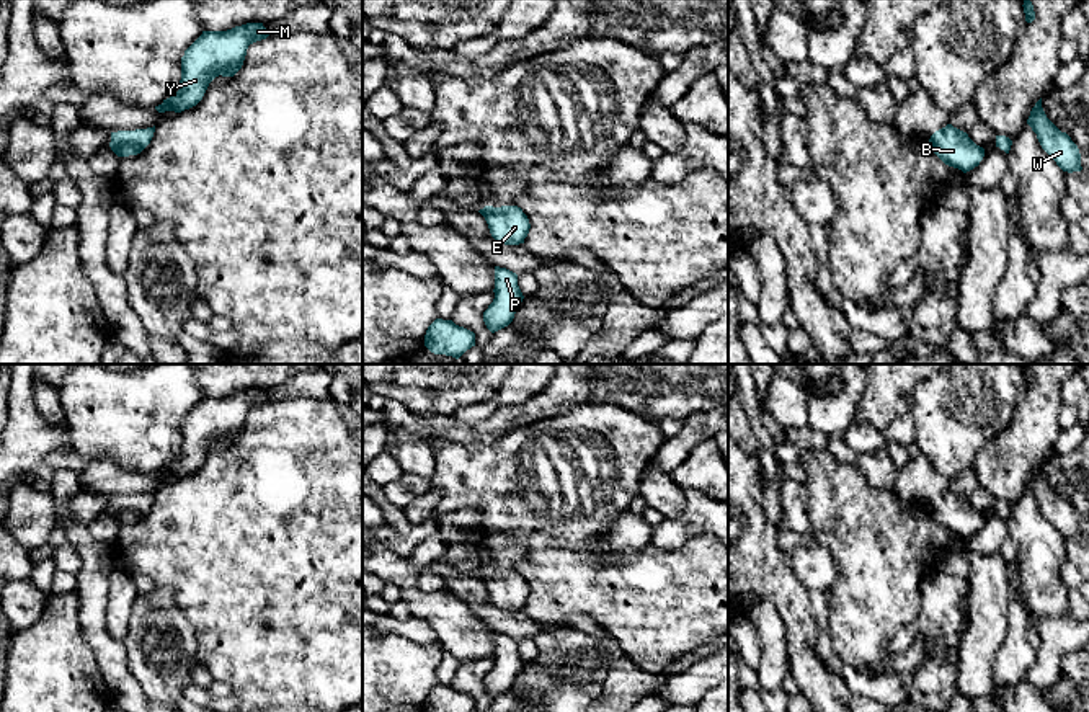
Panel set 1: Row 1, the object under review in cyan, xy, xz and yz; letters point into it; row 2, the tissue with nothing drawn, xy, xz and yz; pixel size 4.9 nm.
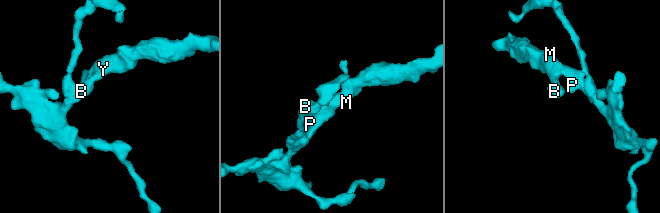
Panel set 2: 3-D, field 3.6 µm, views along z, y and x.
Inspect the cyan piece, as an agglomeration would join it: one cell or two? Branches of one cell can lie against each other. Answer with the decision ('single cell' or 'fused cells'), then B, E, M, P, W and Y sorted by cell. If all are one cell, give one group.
single cell; groups B E M P W Y

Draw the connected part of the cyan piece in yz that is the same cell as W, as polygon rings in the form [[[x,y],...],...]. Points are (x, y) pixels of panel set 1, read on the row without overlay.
[[[1042,464],[1035,469],[1027,490],[1037,500],[1042,514],[1068,539],[1081,537],[1081,519],[1066,498],[1061,498],[1045,480]]]

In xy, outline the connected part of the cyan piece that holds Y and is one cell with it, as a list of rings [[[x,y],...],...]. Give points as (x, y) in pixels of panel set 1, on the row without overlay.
[[[247,389],[227,397],[202,397],[181,423],[180,456],[155,475],[181,478],[196,472],[216,443],[233,443],[243,431],[248,412],[269,400],[263,389]]]

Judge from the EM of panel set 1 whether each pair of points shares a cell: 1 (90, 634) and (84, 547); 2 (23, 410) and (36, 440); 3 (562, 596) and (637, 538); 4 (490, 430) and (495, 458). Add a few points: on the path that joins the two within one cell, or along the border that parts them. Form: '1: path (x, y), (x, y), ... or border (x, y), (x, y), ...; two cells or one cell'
1: path (92, 613), (92, 569); one cell
2: path (23, 417), (30, 433); one cell
3: border (596, 538), (604, 549), (642, 549), (650, 544); two cells
4: border (526, 425), (487, 443), (453, 443); two cells

